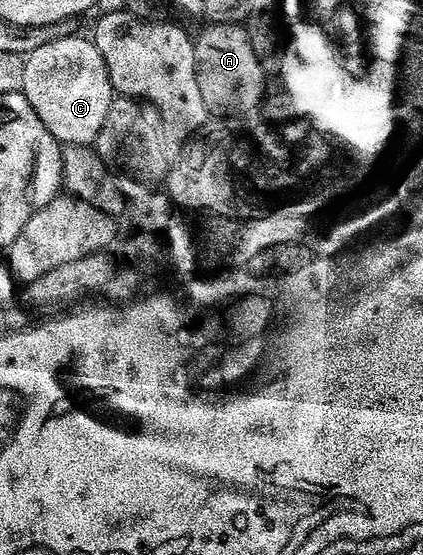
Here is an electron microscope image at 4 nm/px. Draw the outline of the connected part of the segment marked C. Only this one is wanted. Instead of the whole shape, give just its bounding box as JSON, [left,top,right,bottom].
[22,37,113,146]

